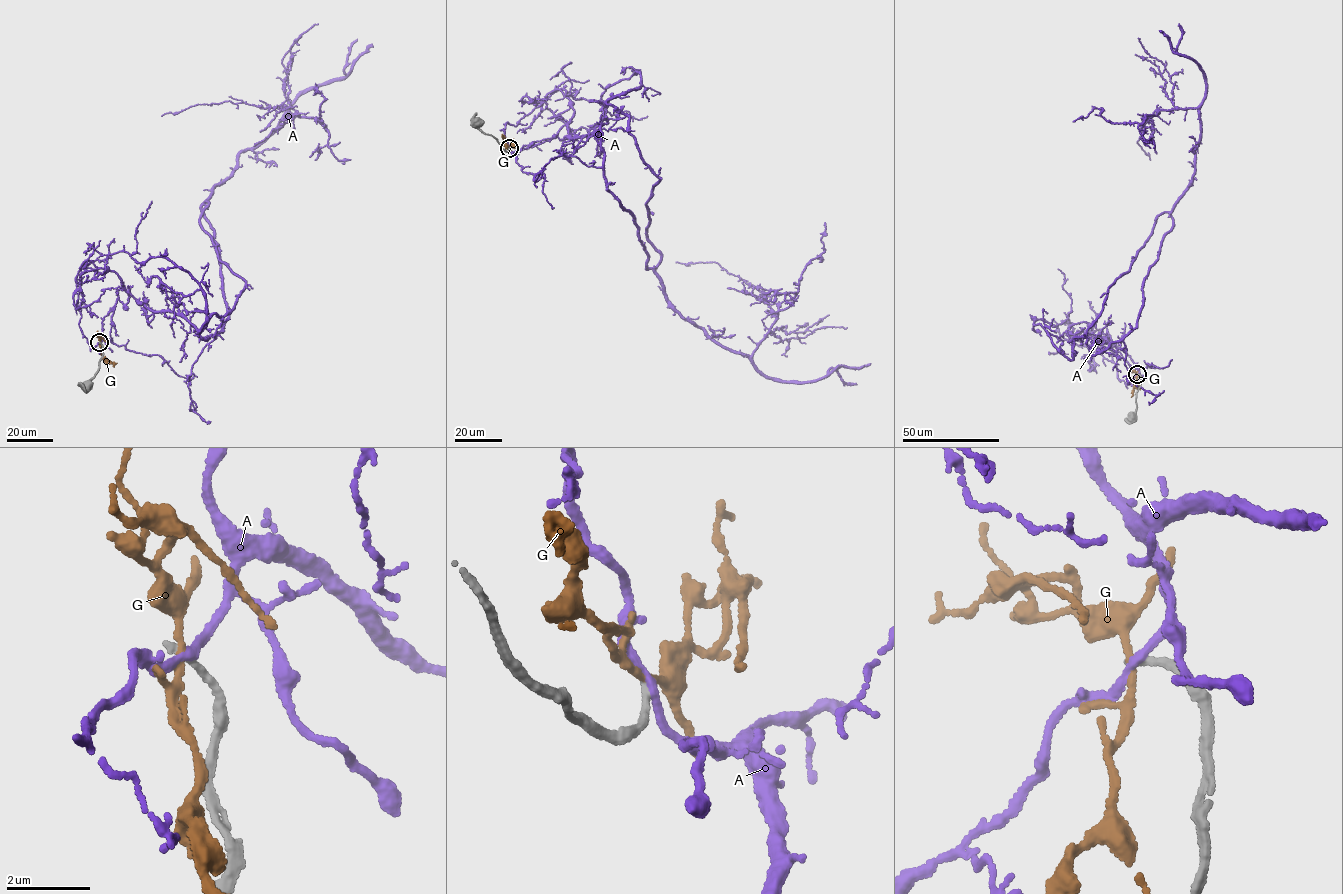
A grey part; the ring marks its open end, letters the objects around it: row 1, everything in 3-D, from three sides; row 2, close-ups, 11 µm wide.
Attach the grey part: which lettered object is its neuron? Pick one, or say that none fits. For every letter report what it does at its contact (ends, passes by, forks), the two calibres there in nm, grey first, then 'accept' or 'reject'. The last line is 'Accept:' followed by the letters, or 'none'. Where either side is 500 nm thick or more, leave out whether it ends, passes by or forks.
A: it passes by; calibres 240 and 180 nm; reject
G: it forks; calibres 190 and 130 nm; reject
Accept: none

